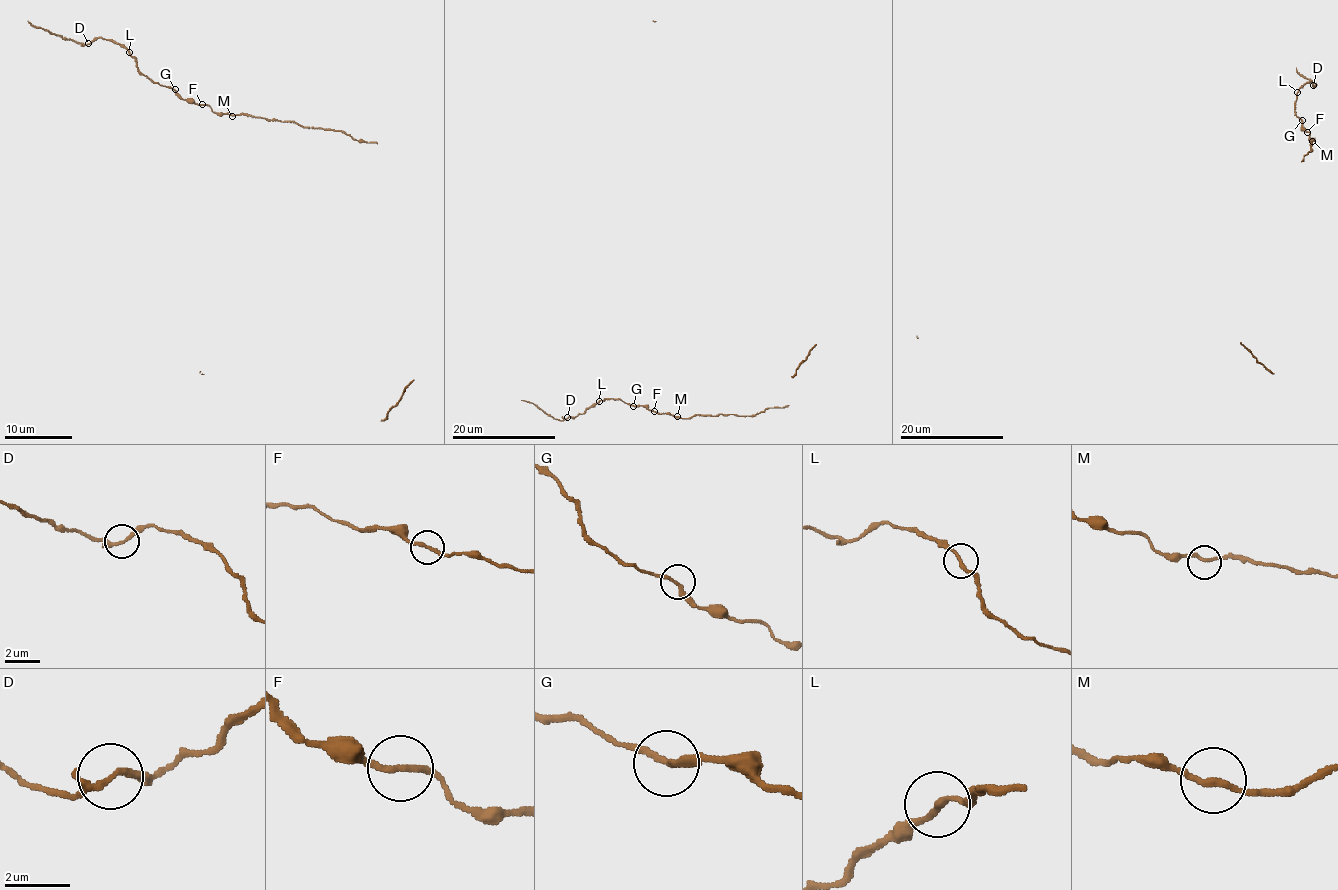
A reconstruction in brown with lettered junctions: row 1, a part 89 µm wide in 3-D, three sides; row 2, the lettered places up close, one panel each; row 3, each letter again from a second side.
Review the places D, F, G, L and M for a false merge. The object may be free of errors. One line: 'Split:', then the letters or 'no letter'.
Split: no letter

